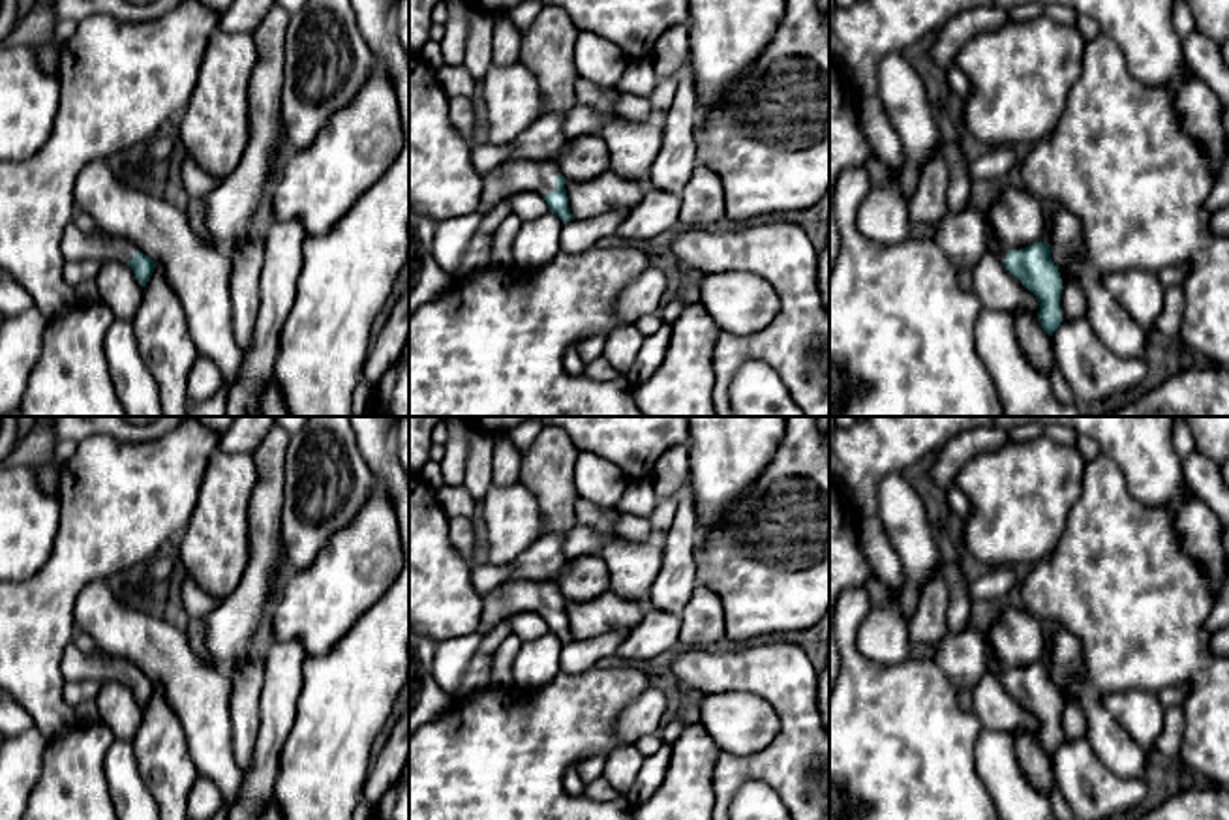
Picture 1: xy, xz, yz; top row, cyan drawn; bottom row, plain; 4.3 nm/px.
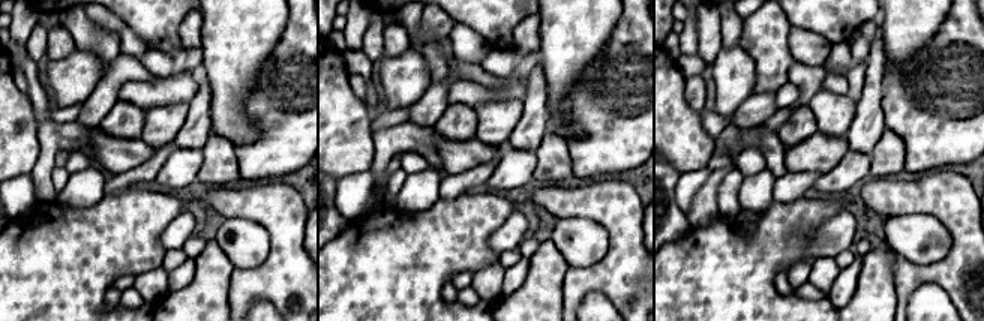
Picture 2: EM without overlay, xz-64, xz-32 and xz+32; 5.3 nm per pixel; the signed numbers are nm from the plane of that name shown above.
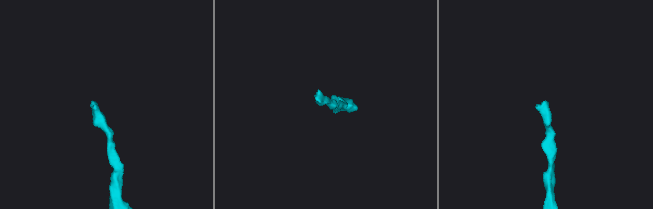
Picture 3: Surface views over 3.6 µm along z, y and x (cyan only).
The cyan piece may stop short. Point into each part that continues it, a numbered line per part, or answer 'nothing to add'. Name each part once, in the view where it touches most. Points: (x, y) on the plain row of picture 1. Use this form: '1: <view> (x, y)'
1: xz (516, 595)

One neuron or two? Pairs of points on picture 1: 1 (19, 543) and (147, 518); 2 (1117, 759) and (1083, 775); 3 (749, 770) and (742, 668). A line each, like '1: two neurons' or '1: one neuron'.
1: two neurons
2: two neurons
3: one neuron

